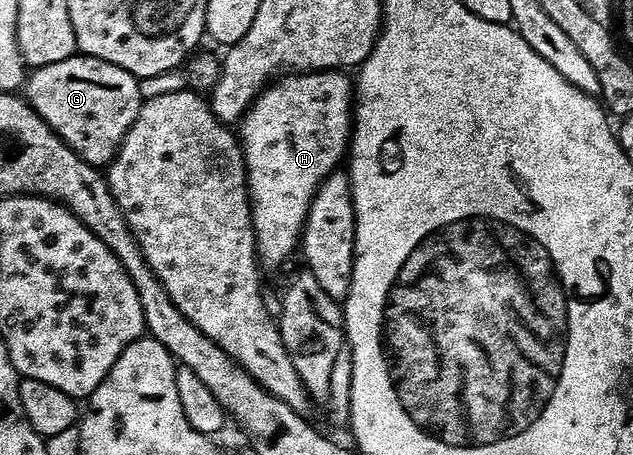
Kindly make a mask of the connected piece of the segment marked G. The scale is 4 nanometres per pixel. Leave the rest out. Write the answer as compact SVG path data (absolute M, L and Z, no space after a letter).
M75 55L62 58L62 62L54 62L50 66L35 69L26 80L26 99L32 108L52 127L88 164L98 169L112 163L124 135L130 130L134 118L138 118L141 106L140 82L122 66L114 66L114 62L102 62L102 58Z

